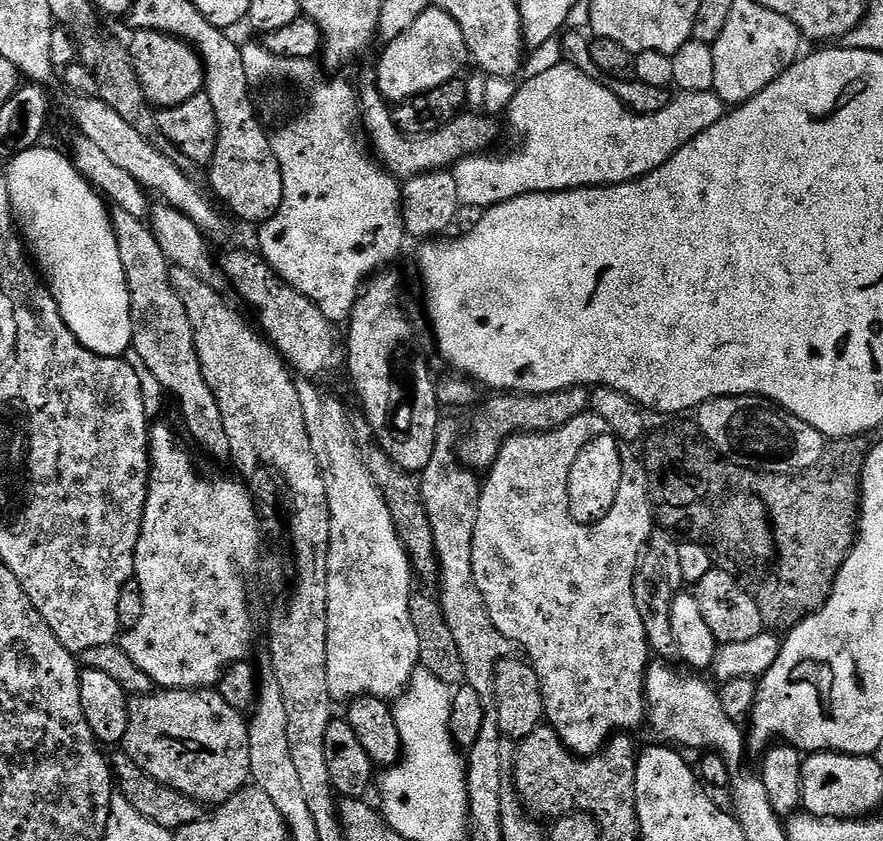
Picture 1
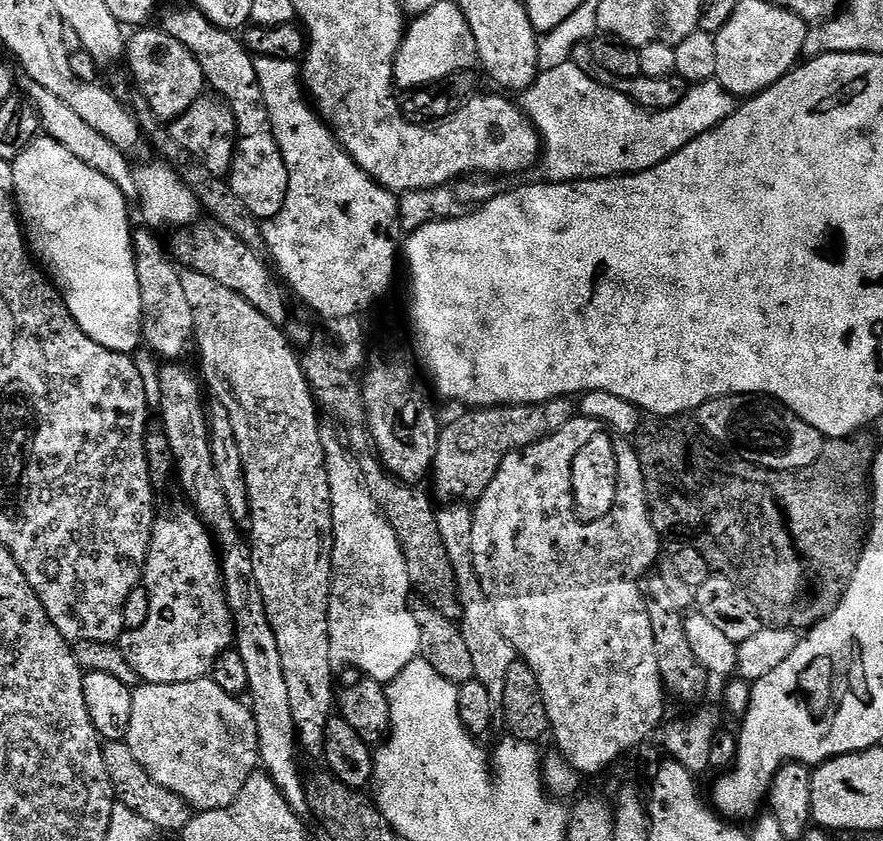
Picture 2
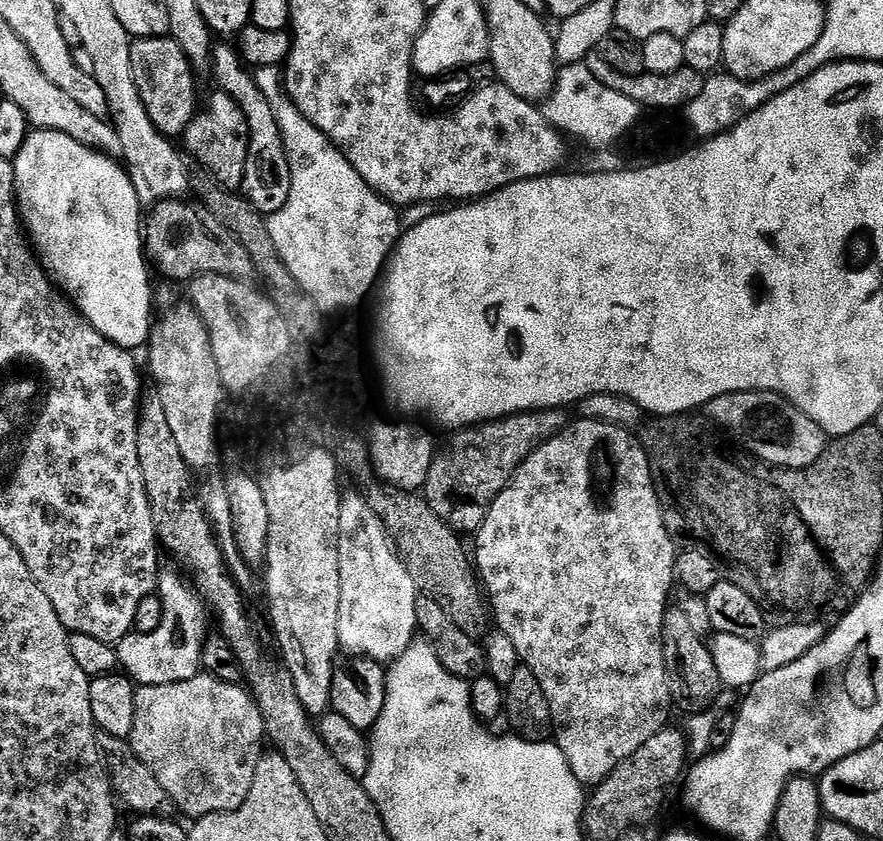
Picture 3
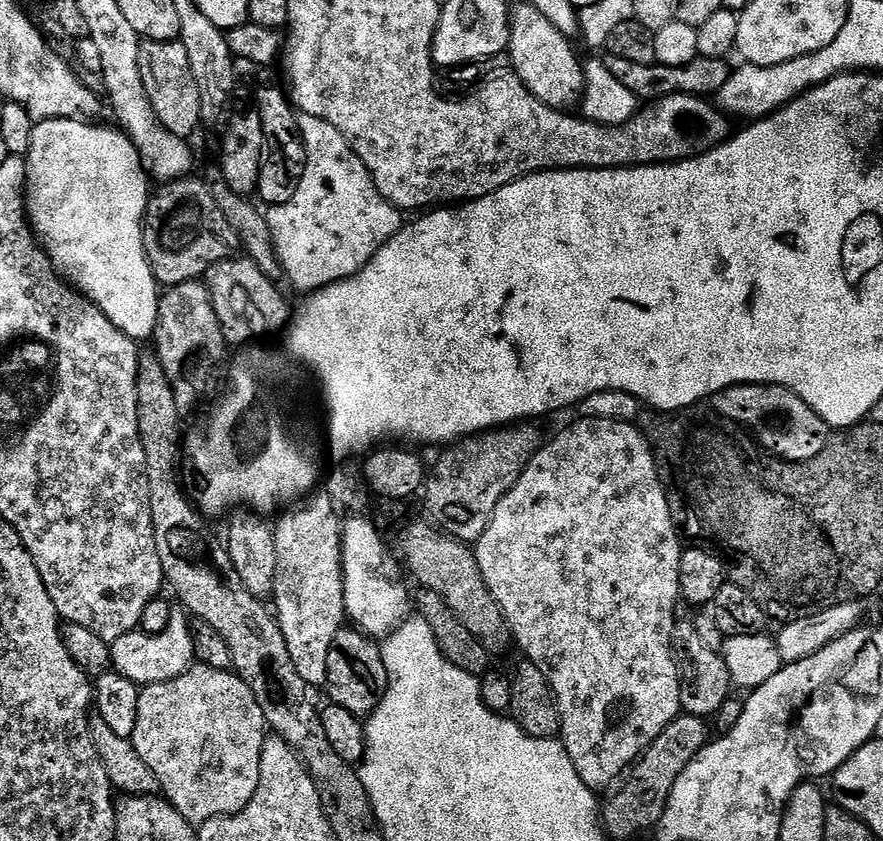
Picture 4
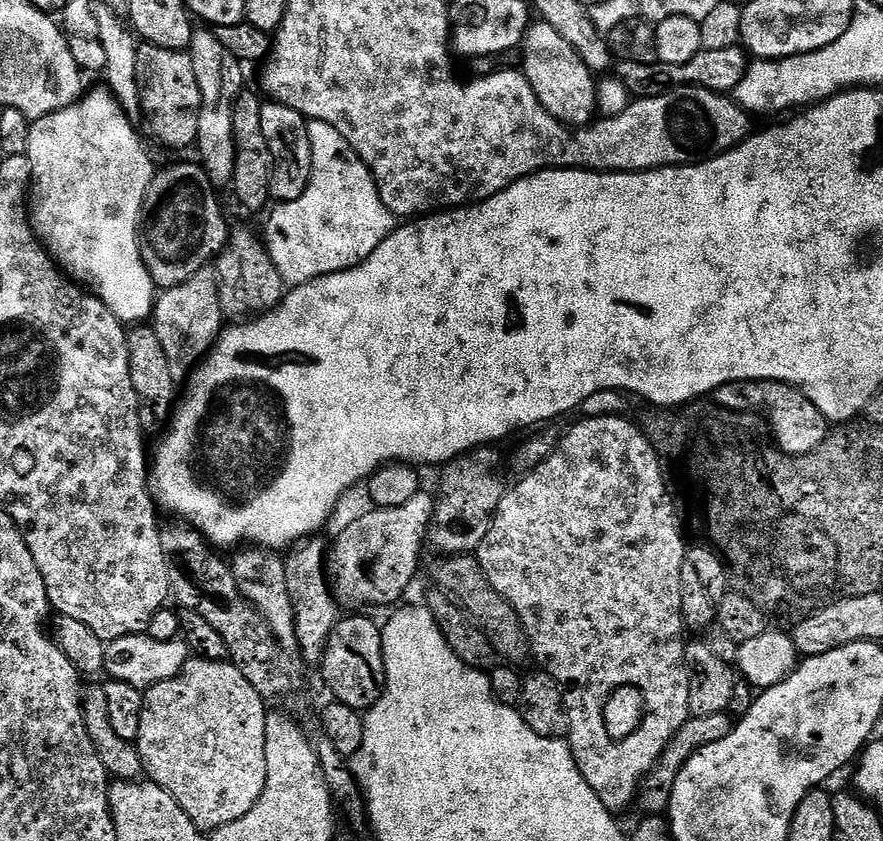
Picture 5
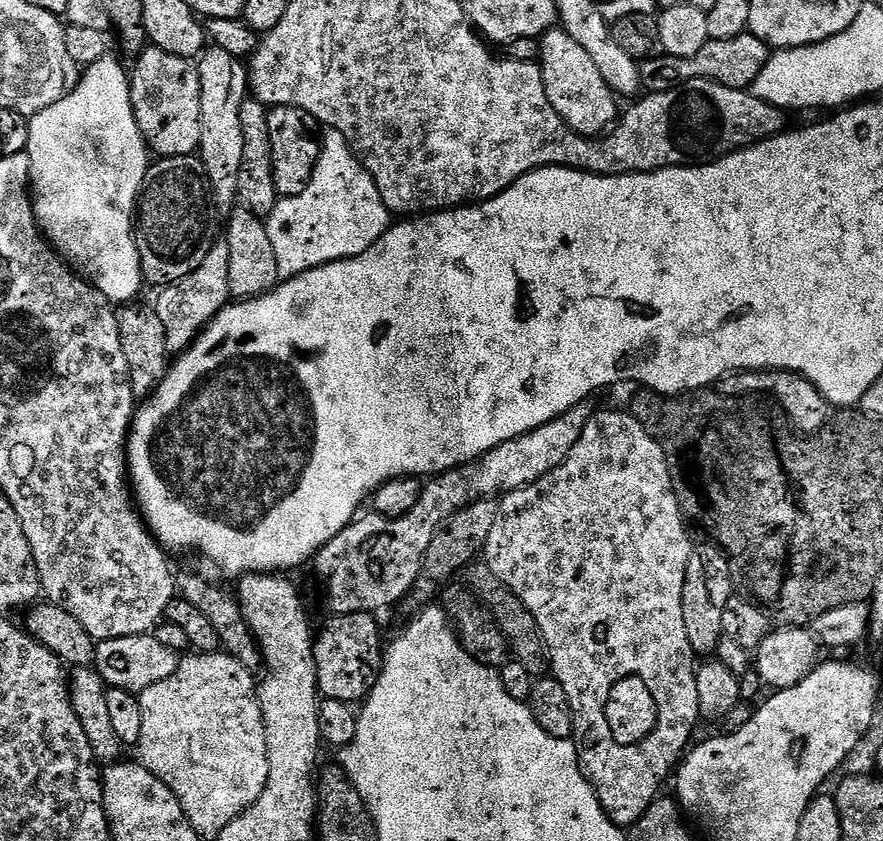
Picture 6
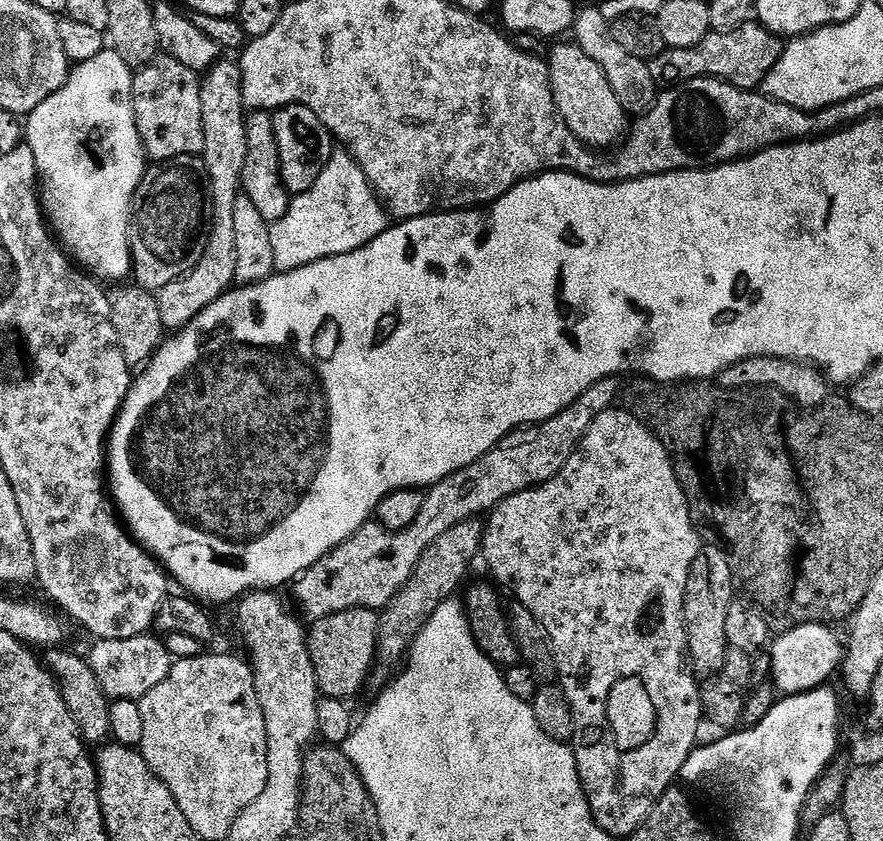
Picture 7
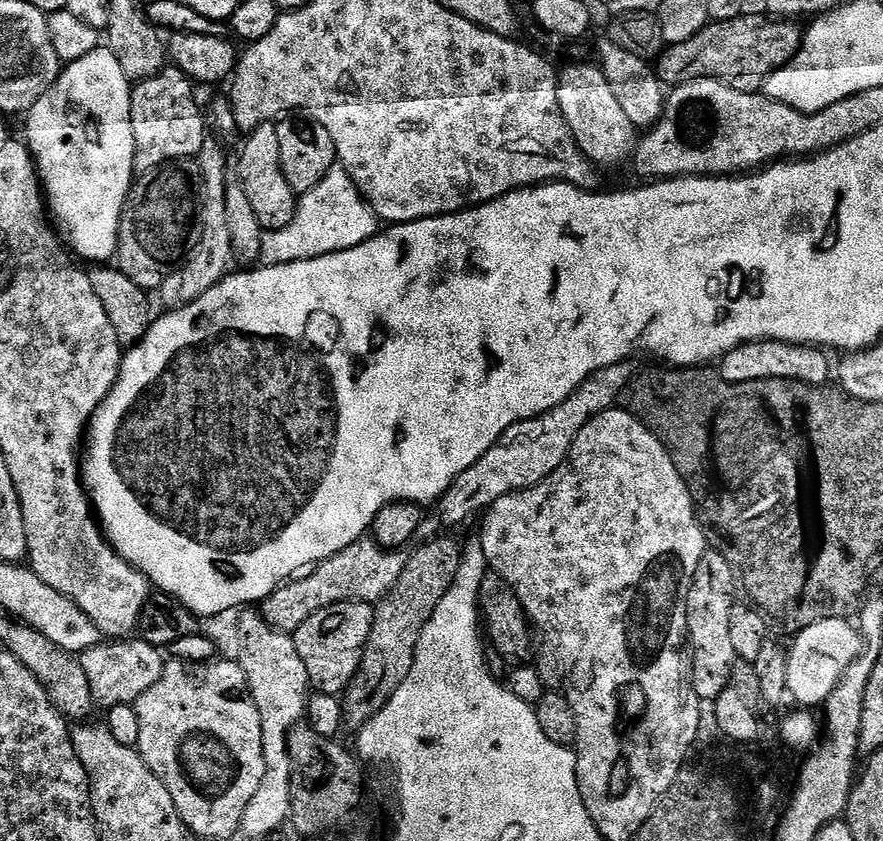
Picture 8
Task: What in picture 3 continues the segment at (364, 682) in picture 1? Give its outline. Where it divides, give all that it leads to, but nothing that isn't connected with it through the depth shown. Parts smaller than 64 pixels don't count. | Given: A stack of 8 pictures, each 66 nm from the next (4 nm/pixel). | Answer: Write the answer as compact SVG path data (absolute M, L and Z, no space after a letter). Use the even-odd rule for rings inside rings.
M345 491L340 497L338 514L338 578L342 578L342 595L338 601L338 638L341 649L353 656L369 656L372 660L391 662L417 639L416 597L418 591L406 566L388 536L386 526L366 504L359 491Z

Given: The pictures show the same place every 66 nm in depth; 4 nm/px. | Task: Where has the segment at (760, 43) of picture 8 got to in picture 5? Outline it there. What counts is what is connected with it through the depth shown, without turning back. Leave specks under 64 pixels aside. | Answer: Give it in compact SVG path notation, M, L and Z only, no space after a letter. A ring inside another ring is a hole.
M735 46L722 50L701 50L697 56L690 58L685 64L643 64L642 62L630 62L620 60L620 73L618 79L633 97L659 96L661 92L667 92L673 86L695 86L697 88L709 88L712 92L721 94L735 93L738 82L746 74L750 65L750 56L743 47Z

